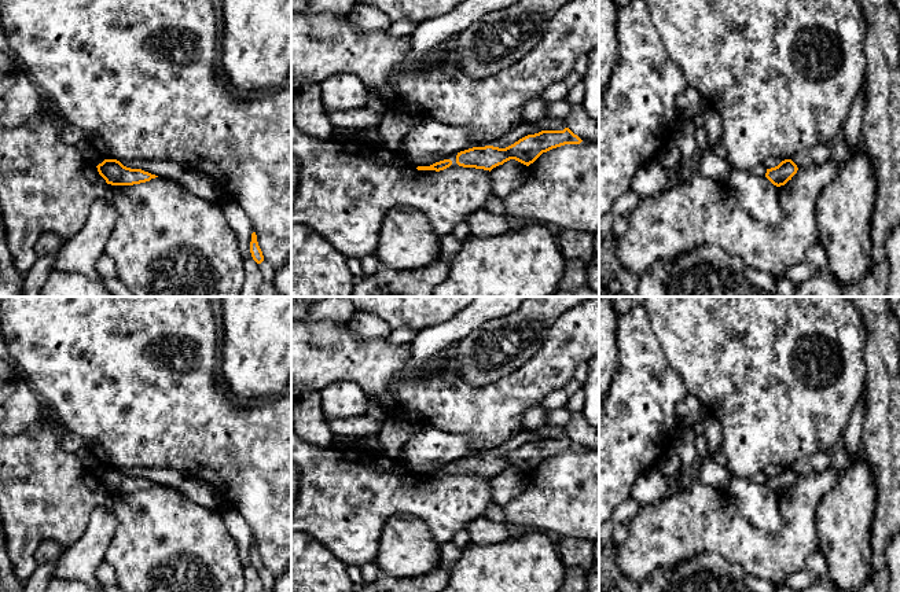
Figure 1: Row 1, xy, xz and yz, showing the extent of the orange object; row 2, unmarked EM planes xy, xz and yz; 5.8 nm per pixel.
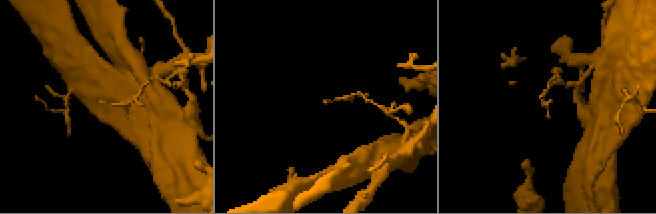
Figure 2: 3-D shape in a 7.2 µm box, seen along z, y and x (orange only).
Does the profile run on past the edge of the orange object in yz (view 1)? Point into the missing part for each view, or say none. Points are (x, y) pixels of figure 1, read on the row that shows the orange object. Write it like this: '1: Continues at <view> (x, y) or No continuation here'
1: No continuation here

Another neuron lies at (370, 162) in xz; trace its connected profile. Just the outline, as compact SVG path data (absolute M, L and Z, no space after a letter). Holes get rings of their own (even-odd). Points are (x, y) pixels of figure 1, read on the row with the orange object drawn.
M291 124L291 155L300 168L298 185L291 205L291 224L311 228L345 258L361 260L375 253L383 217L393 207L407 206L422 212L434 232L442 238L451 235L458 224L482 210L488 199L493 196L489 170L459 166L456 158L452 159L449 168L440 172L418 170L398 152L353 140L320 140L301 132L294 124Z

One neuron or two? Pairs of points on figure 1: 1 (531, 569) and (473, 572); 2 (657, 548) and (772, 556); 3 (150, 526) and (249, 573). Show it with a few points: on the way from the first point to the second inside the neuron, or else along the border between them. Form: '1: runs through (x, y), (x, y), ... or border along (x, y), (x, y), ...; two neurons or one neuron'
1: runs through (517, 576), (487, 576); one neuron
2: runs through (686, 540), (737, 540), (744, 545); one neuron
3: border along (234, 540), (245, 577); two neurons

